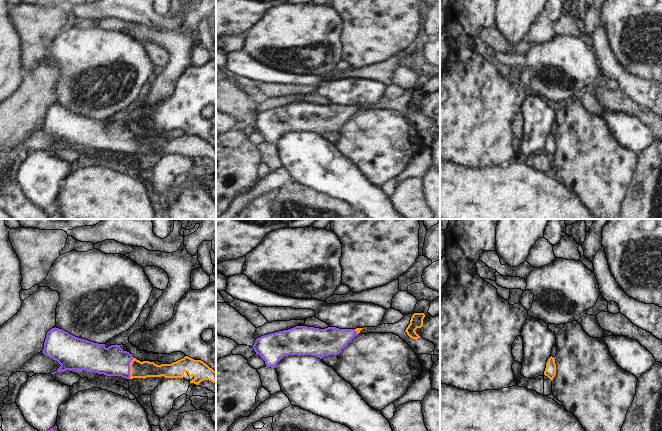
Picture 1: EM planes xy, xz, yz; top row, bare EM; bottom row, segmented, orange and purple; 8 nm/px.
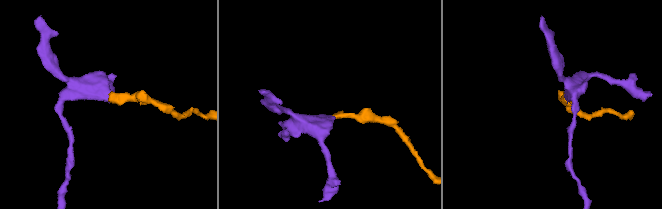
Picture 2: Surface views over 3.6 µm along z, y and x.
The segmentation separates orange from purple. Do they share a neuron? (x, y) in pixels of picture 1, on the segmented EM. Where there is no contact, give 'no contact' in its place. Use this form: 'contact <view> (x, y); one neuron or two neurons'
contact xy (130, 368); one neuron

